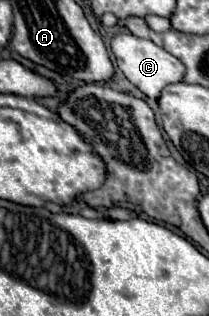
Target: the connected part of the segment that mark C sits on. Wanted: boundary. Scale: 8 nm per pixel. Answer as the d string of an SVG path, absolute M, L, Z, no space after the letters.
M120 31L112 37L110 47L112 47L116 63L122 69L122 73L126 75L126 79L152 99L158 99L162 87L182 81L182 71L184 71L182 63L174 55L170 55L166 49L158 47L156 43L152 43L148 39L136 37L130 31Z

